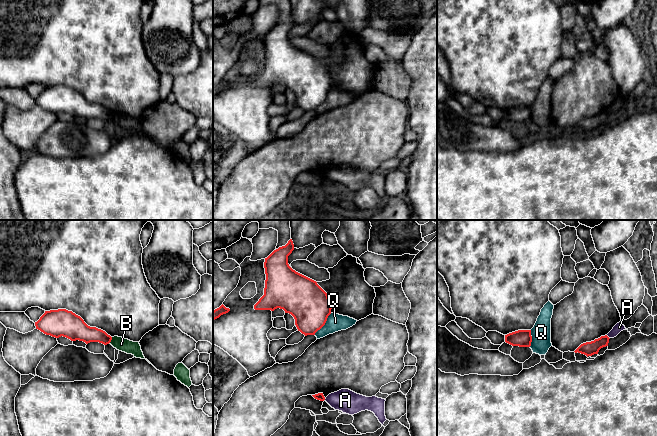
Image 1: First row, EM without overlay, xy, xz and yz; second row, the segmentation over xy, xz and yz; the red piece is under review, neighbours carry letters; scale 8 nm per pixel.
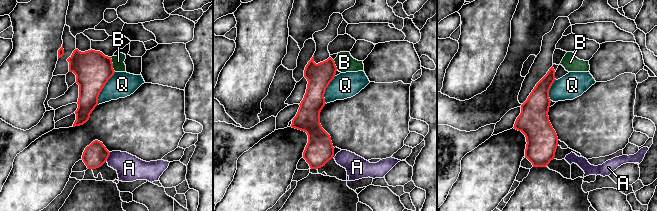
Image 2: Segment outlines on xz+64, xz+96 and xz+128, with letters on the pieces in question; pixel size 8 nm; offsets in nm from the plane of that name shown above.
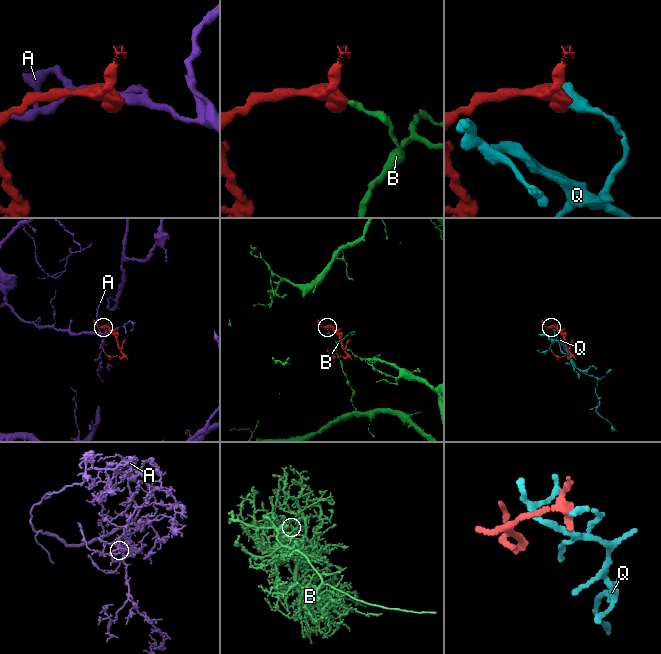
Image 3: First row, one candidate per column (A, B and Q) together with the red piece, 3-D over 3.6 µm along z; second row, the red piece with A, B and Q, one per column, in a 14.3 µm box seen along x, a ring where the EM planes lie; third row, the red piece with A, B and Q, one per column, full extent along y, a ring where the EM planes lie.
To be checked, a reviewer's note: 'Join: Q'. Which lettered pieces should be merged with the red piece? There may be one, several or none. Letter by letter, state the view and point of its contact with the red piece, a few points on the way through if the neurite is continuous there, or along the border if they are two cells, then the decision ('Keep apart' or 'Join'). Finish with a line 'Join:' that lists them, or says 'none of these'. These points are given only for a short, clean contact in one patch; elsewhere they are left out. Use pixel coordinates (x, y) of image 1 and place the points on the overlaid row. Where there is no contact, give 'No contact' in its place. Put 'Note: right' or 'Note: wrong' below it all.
A: Touches red at yz (608, 337). Boundary: yz (606, 335), (609, 338). Keep apart
B: Touches red at xy (111, 339). Boundary: xy (112, 337), (109, 342). Keep apart
Q: Touches red at xz (324, 324). Boundary: xz (331, 313), (326, 322), (314, 334). Keep apart
Join: none of these
Note: wrong

